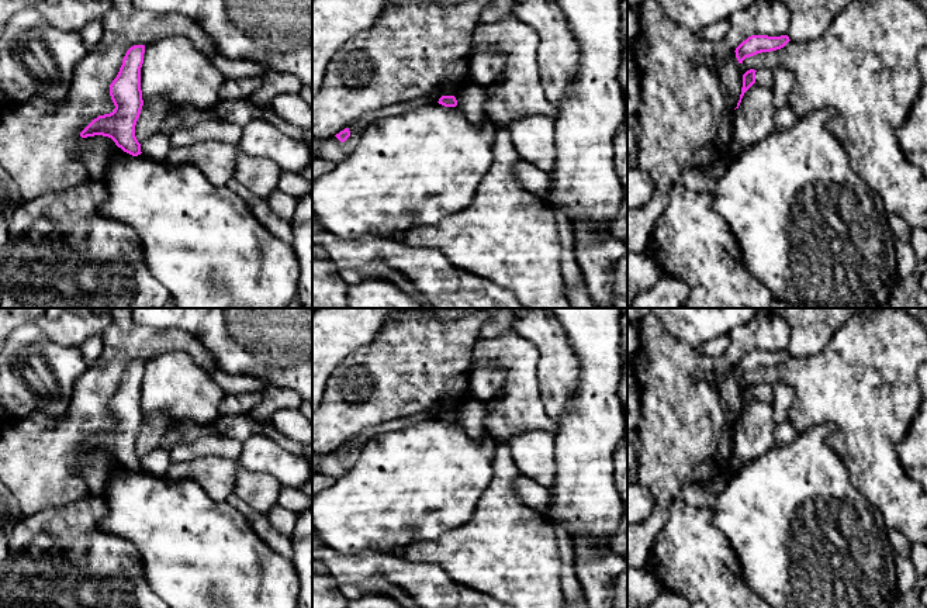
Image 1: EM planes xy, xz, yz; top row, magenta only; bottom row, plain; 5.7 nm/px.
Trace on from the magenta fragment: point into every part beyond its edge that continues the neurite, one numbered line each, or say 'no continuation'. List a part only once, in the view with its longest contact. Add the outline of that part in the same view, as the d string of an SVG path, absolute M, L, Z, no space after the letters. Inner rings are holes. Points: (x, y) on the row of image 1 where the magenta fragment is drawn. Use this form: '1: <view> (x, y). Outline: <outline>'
no continuation

